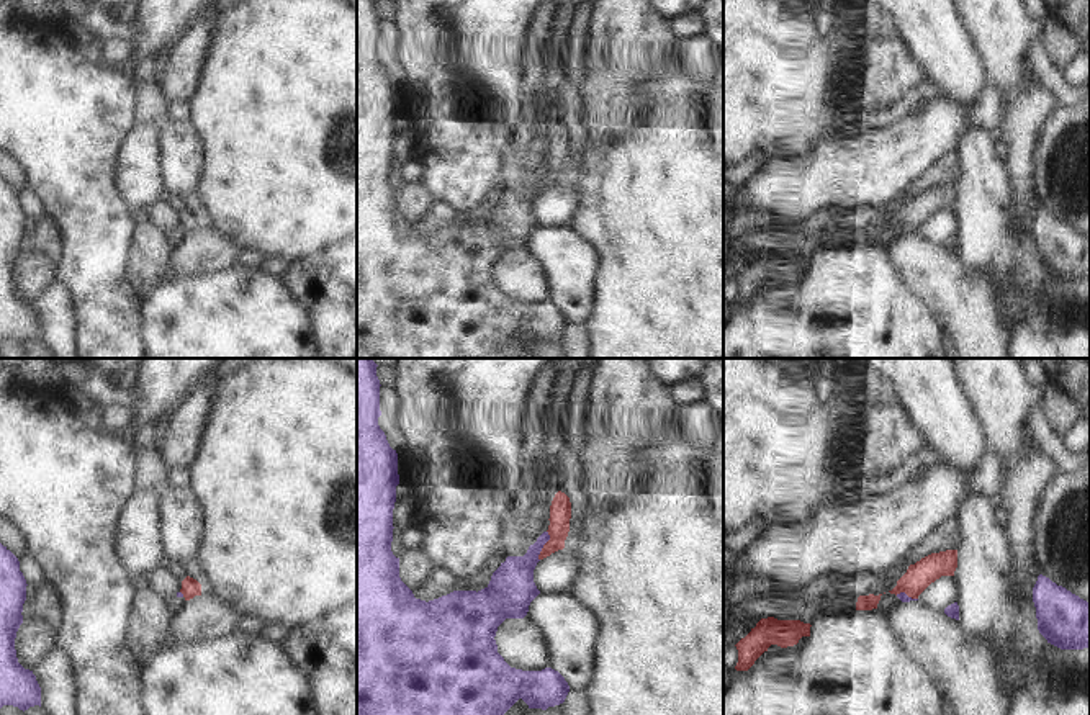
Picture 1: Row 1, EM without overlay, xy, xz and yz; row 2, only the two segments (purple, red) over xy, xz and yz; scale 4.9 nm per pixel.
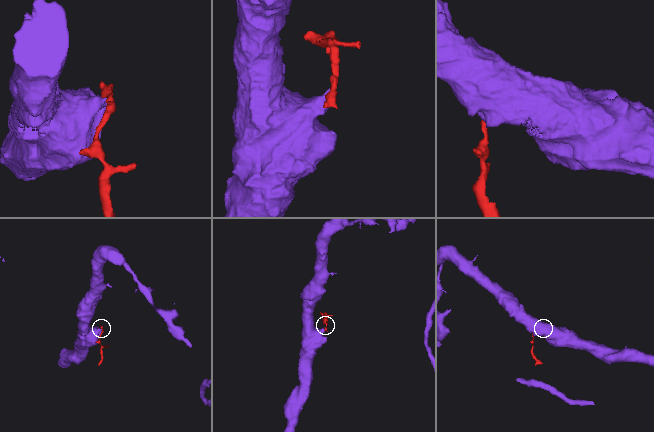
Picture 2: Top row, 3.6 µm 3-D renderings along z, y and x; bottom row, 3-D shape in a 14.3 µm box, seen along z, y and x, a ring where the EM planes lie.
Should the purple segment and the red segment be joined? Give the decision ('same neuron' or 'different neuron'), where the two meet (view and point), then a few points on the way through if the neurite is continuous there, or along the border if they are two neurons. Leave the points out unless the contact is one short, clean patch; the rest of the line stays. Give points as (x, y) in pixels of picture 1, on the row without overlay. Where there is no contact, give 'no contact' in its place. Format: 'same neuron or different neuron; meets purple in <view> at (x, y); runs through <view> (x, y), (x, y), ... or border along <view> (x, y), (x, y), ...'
different neuron; meets purple in xz at (544, 177); border along xz (547, 164), (549, 174), (539, 187), (539, 193)

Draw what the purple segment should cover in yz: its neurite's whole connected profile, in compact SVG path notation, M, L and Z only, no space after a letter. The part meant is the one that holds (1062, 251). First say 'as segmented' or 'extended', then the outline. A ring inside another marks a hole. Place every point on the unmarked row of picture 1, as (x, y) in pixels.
as segmented | M1039 208L1033 221L1038 263L1061 283L1090 281L1090 236Z

